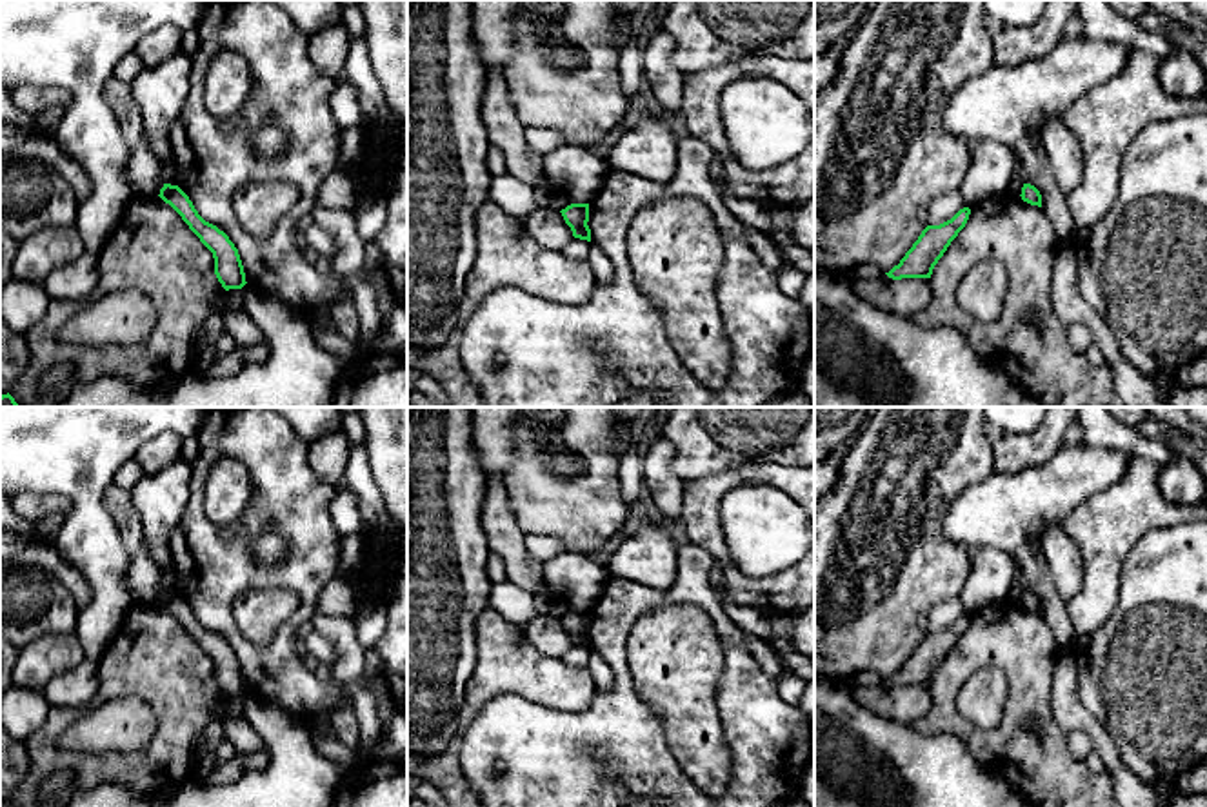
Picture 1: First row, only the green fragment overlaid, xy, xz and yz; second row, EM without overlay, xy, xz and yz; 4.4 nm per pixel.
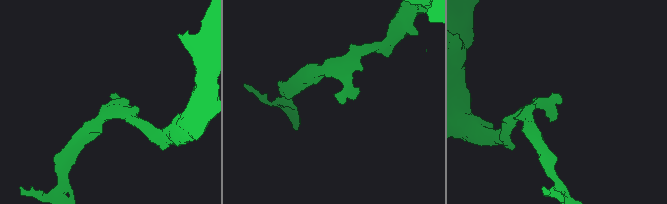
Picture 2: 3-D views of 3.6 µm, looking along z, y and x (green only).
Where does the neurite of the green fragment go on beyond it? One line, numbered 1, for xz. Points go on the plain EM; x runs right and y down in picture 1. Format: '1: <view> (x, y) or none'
1: none

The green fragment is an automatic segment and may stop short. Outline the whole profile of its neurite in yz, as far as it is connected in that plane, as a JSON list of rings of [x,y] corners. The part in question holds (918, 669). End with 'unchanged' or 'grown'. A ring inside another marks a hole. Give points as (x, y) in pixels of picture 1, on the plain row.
[[[960,616],[951,627],[940,633],[927,633],[898,672],[885,680],[893,687],[931,685],[934,672],[951,649],[965,634],[971,616]]]; unchanged

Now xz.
[[[571,611],[560,618],[565,631],[571,634],[573,643],[591,649],[589,611]]]; unchanged

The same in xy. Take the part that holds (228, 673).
[[[164,591],[158,603],[182,623],[189,636],[213,660],[214,682],[222,694],[225,698],[242,696],[247,691],[245,680],[238,656],[229,643],[216,633],[205,629],[178,593]]]; unchanged

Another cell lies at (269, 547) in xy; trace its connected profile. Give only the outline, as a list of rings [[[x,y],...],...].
[[[265,525],[251,545],[251,554],[262,565],[274,565],[285,558],[287,542],[276,533],[273,525]]]

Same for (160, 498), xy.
[[[178,460],[155,474],[144,474],[129,491],[144,525],[142,551],[127,569],[127,593],[135,603],[158,603],[165,591],[160,585],[160,569],[151,553],[169,547],[173,533],[180,529],[191,478],[191,463]]]

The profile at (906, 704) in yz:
[[[887,682],[874,687],[851,687],[854,700],[869,711],[913,725],[931,711],[933,696],[929,685],[893,687]]]

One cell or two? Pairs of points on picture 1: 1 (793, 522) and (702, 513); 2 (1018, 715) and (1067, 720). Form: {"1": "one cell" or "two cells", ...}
{"1": "two cells", "2": "two cells"}

